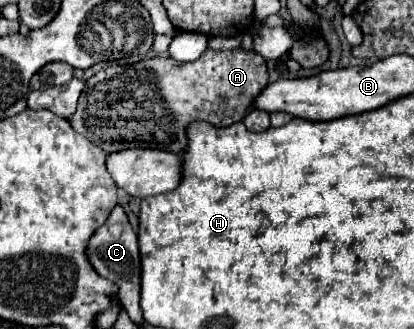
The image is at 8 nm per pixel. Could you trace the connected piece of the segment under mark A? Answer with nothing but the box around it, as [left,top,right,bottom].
[69,48,267,154]

